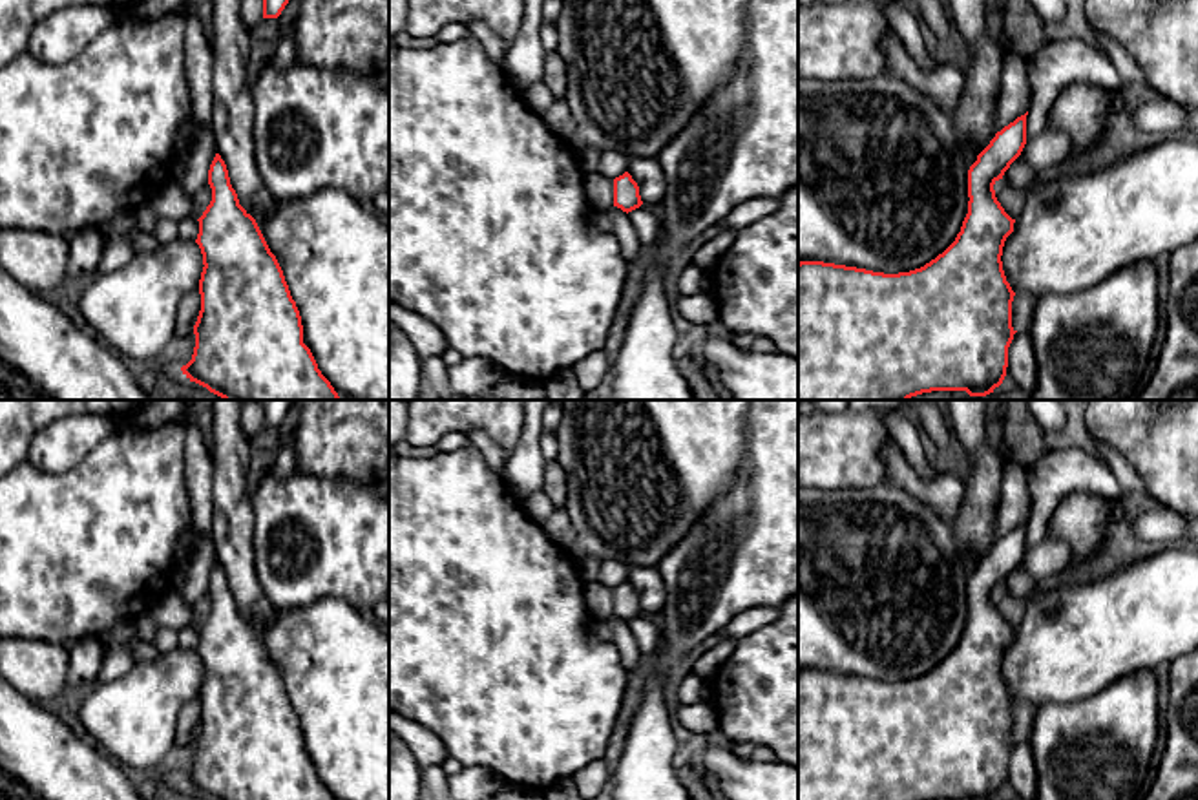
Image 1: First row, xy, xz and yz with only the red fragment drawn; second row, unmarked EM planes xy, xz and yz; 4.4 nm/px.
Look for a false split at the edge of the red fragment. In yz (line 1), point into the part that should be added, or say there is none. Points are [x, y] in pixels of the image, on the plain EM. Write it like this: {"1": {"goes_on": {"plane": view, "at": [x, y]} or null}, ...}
{"1": {"goes_on": null}}

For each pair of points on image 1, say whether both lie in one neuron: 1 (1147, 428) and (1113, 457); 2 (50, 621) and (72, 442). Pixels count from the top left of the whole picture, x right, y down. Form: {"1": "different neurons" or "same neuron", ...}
{"1": "different neurons", "2": "different neurons"}

